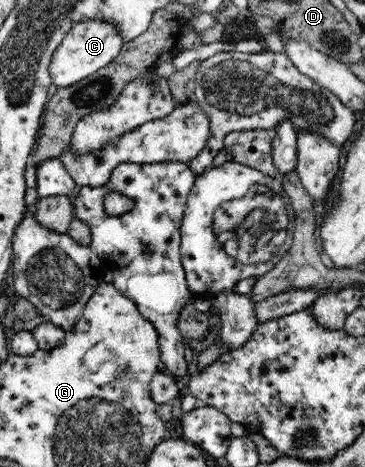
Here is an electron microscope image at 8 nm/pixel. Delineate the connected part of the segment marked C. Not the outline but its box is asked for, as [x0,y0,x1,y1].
[48,19,124,88]

